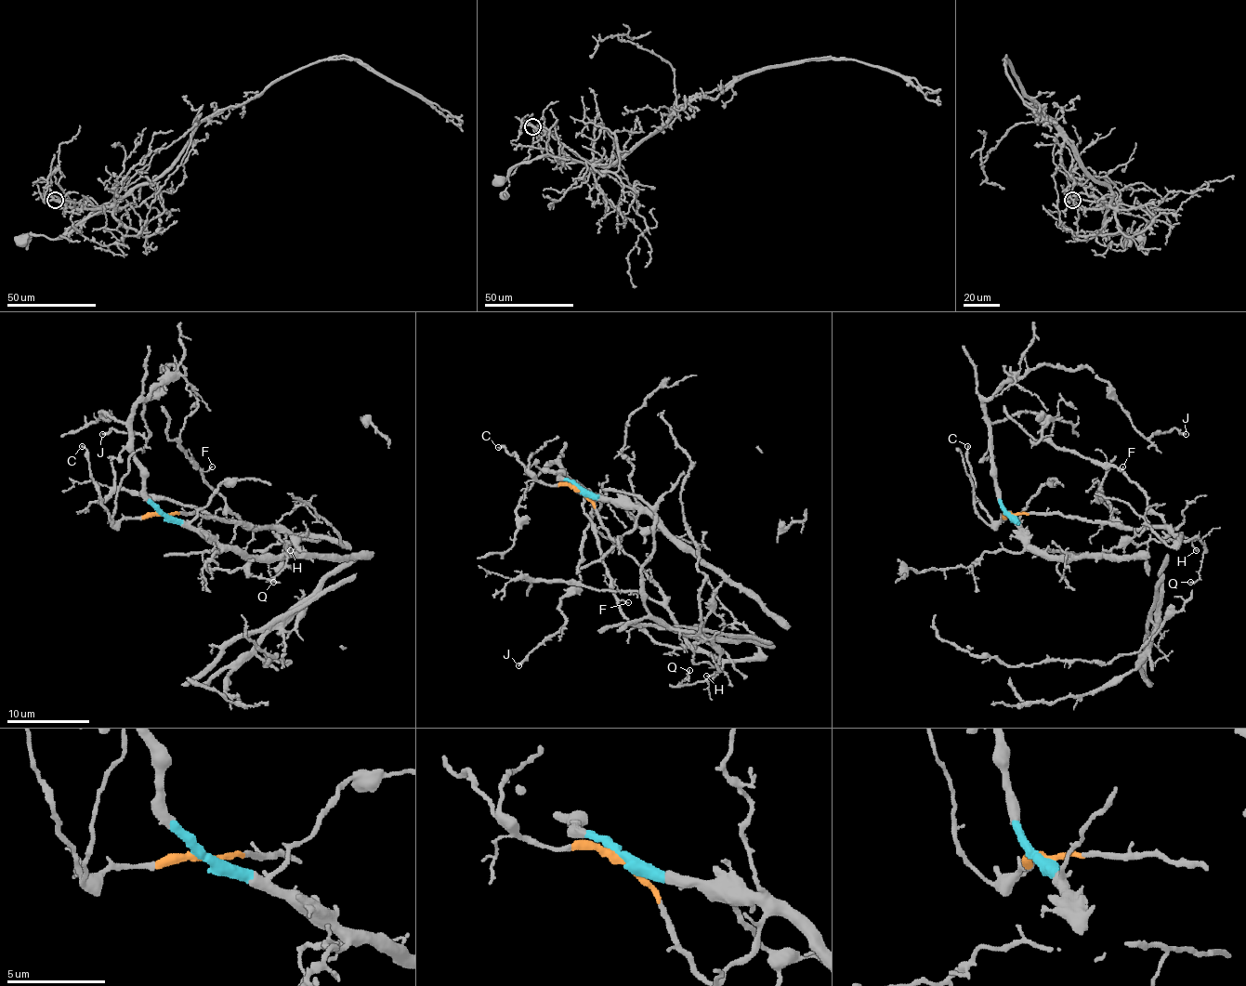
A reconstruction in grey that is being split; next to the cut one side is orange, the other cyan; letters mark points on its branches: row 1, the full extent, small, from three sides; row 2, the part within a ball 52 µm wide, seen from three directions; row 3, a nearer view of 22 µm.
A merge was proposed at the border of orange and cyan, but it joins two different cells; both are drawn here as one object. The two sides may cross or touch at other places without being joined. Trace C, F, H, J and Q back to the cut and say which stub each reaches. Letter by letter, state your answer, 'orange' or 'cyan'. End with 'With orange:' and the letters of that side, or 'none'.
C: orange
F: orange
H: orange
J: cyan
Q: orange
With orange: C, F, H, Q

